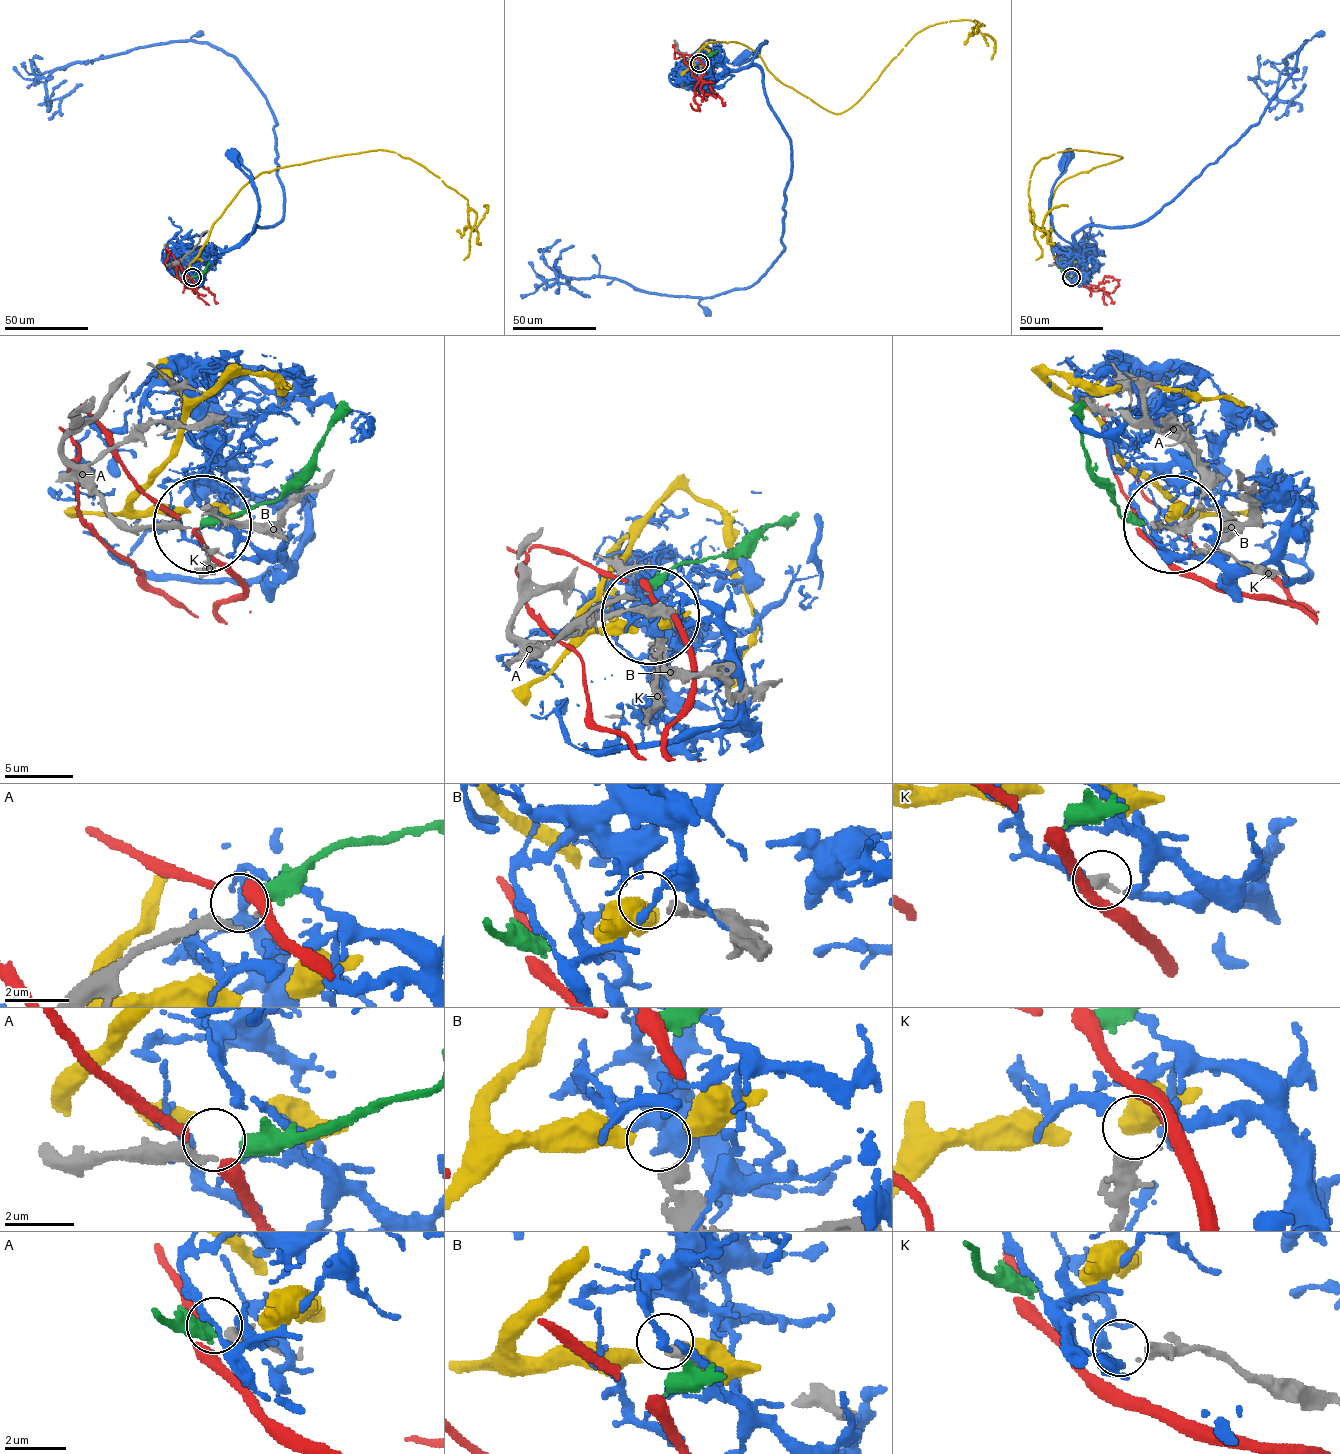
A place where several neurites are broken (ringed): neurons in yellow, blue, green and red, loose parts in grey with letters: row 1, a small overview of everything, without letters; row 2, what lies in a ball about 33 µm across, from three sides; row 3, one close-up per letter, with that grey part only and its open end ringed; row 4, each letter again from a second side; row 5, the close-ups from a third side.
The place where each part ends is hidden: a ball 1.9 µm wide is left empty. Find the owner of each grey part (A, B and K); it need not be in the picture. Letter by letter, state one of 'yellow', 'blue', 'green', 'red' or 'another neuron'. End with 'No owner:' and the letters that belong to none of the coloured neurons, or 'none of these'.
A: green
B: another neuron
K: another neuron
No owner: B, K

